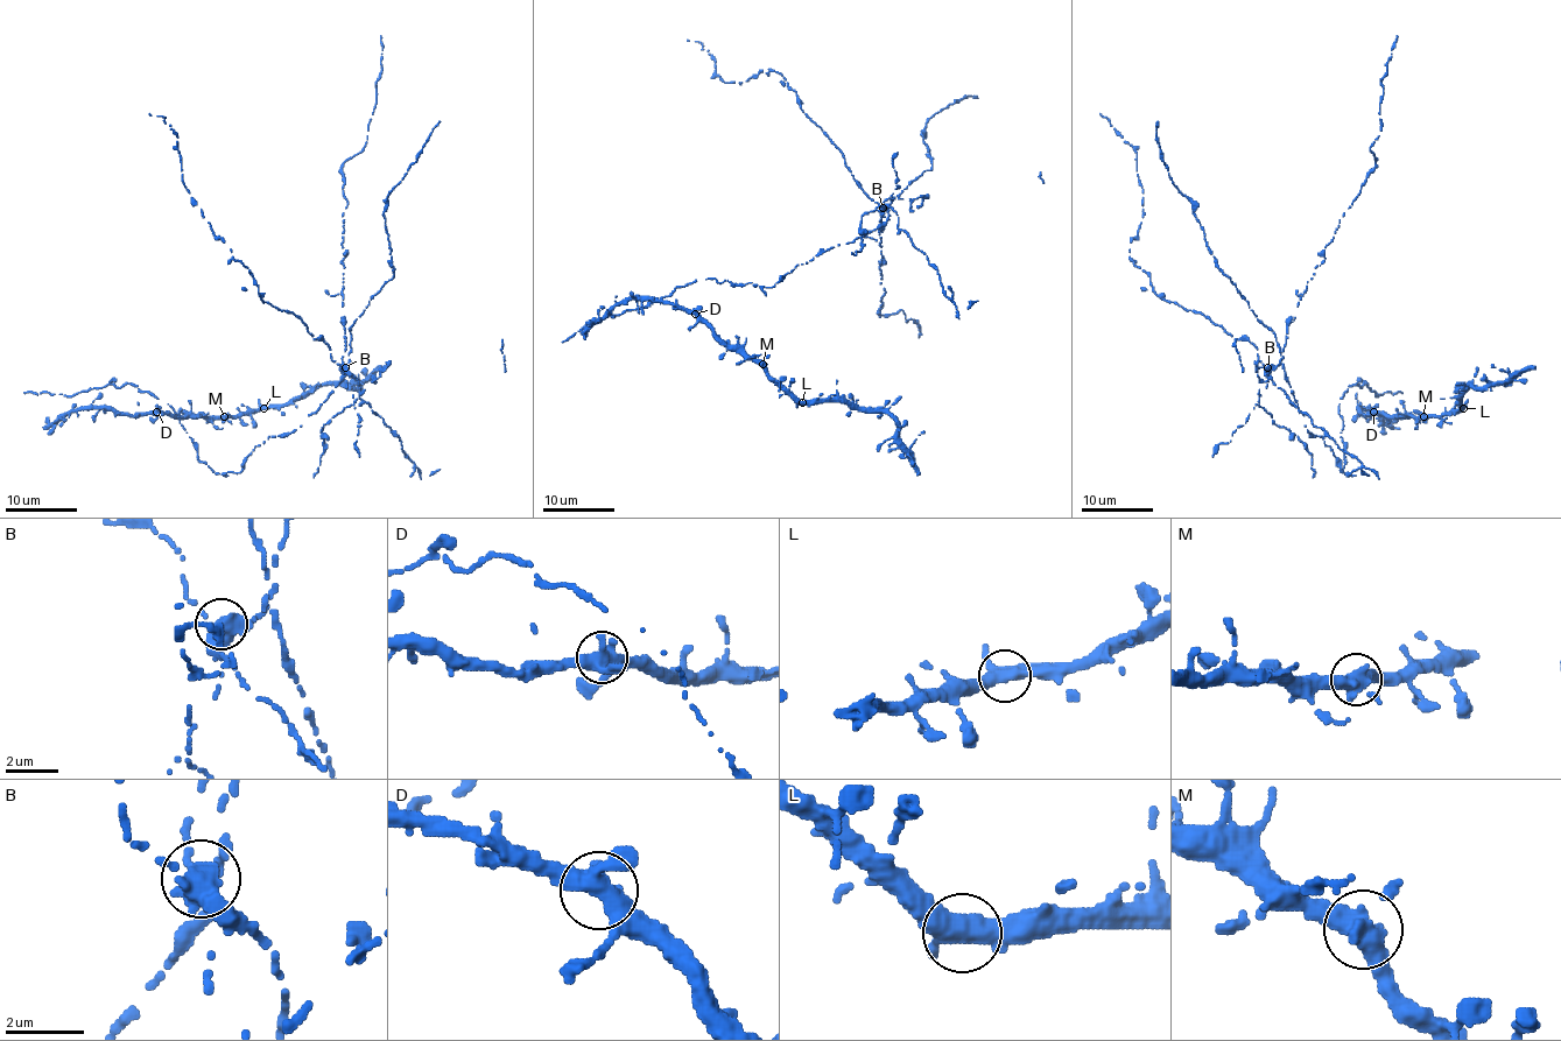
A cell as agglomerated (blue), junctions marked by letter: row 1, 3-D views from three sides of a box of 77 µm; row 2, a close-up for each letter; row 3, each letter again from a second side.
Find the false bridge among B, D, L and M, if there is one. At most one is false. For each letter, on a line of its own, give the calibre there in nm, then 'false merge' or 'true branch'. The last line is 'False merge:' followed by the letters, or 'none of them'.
B: 480 nm | false merge
D: 400 nm | true branch
L: 400 nm | true branch
M: 400 nm | true branch
False merge: B

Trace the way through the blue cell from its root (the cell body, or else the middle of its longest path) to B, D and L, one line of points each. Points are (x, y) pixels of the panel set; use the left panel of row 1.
B: (236, 472), (255, 445), (301, 426), (339, 382), (347, 363), (344, 366)
D: (236, 472), (216, 473), (197, 458), (197, 445), (180, 416), (129, 382), (71, 398), (72, 409), (156, 412)
L: (236, 472), (216, 473), (180, 416), (129, 382), (71, 398), (72, 409), (132, 415), (264, 408)

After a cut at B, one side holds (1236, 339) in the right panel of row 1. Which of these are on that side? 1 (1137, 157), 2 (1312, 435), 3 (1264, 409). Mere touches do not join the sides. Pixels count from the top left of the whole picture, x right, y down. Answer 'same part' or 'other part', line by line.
1: same part
2: other part
3: other part

